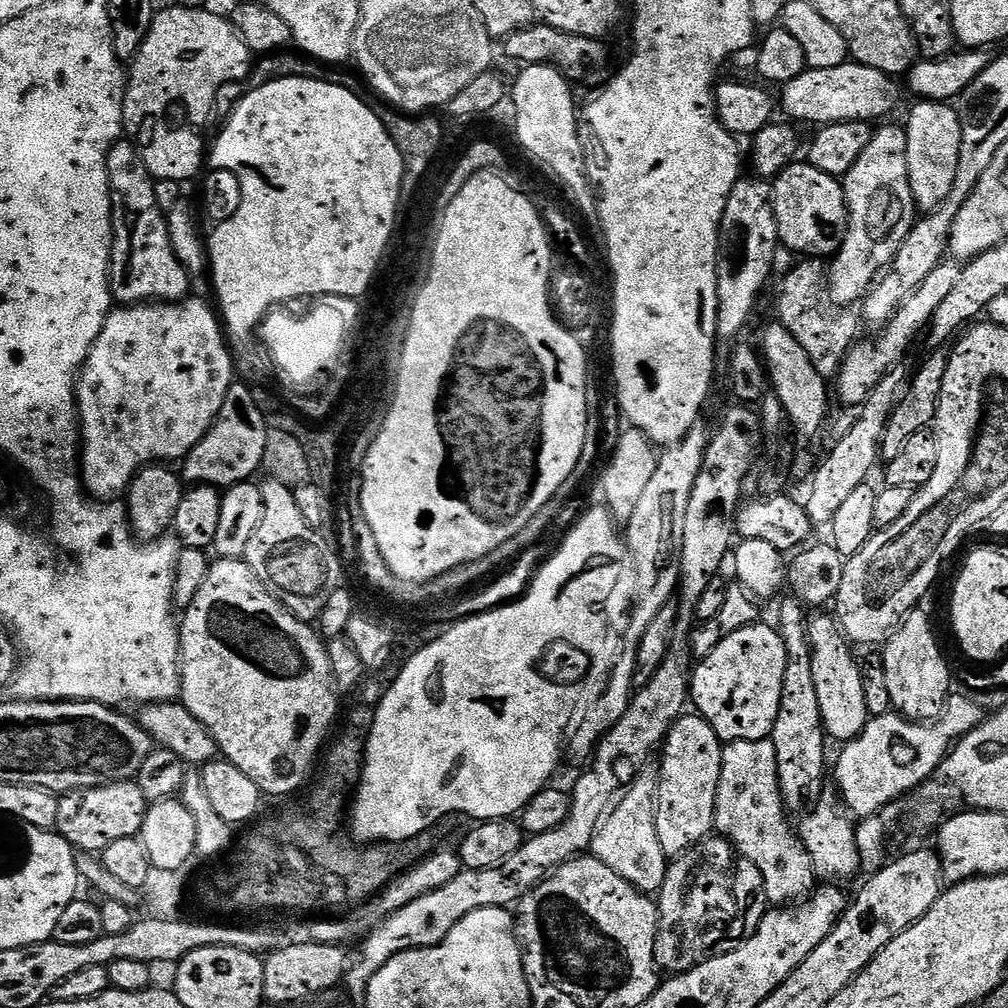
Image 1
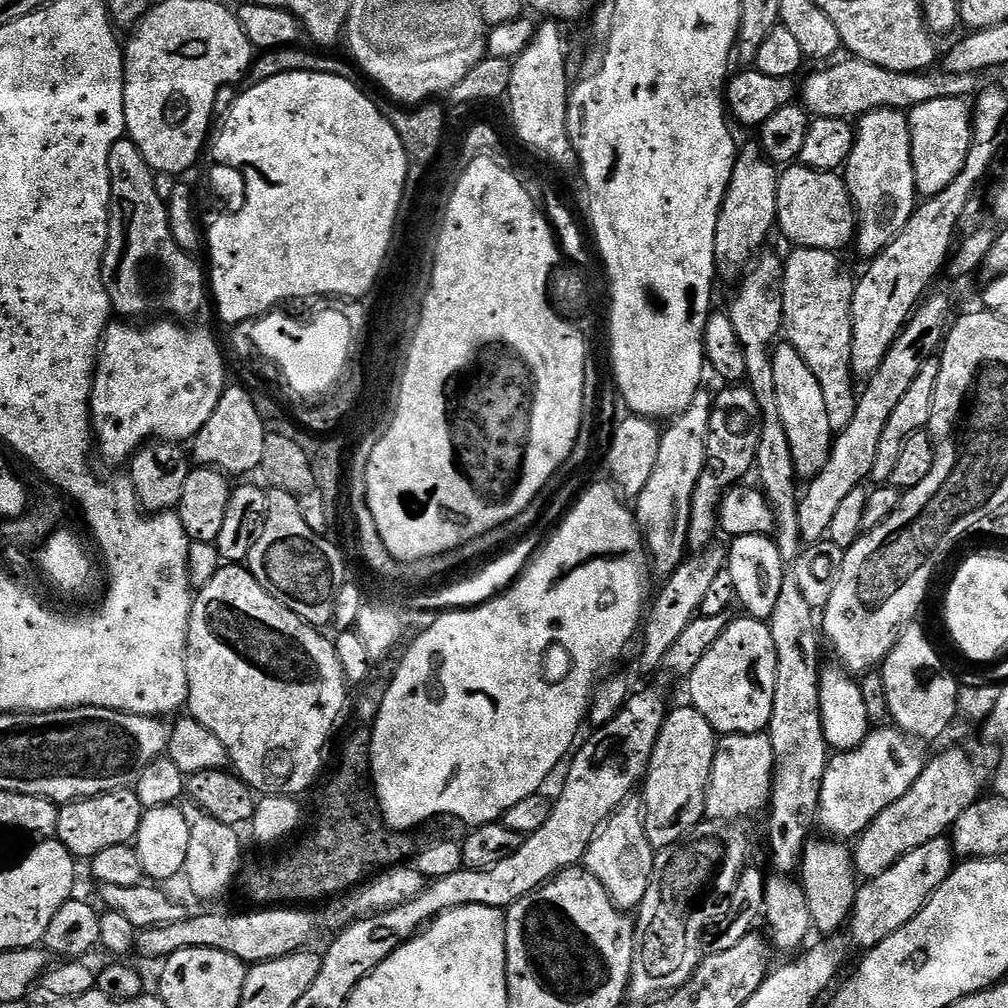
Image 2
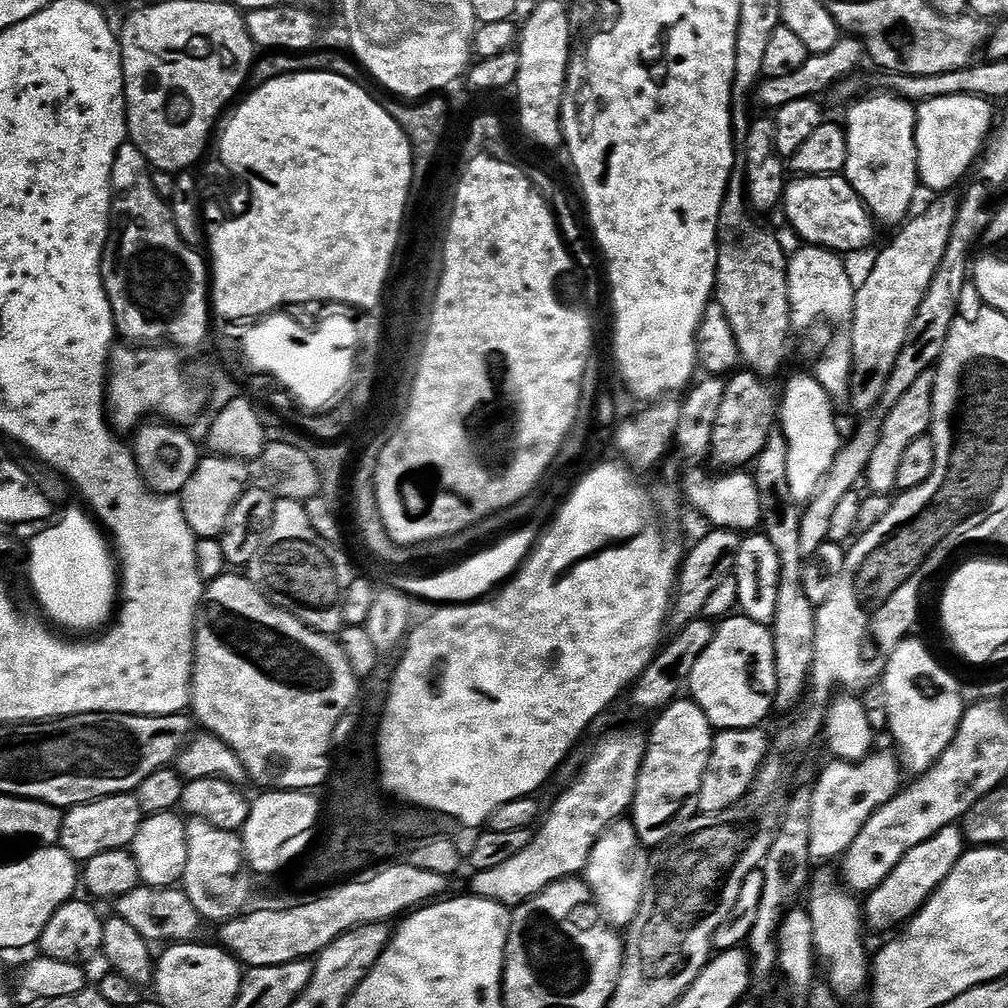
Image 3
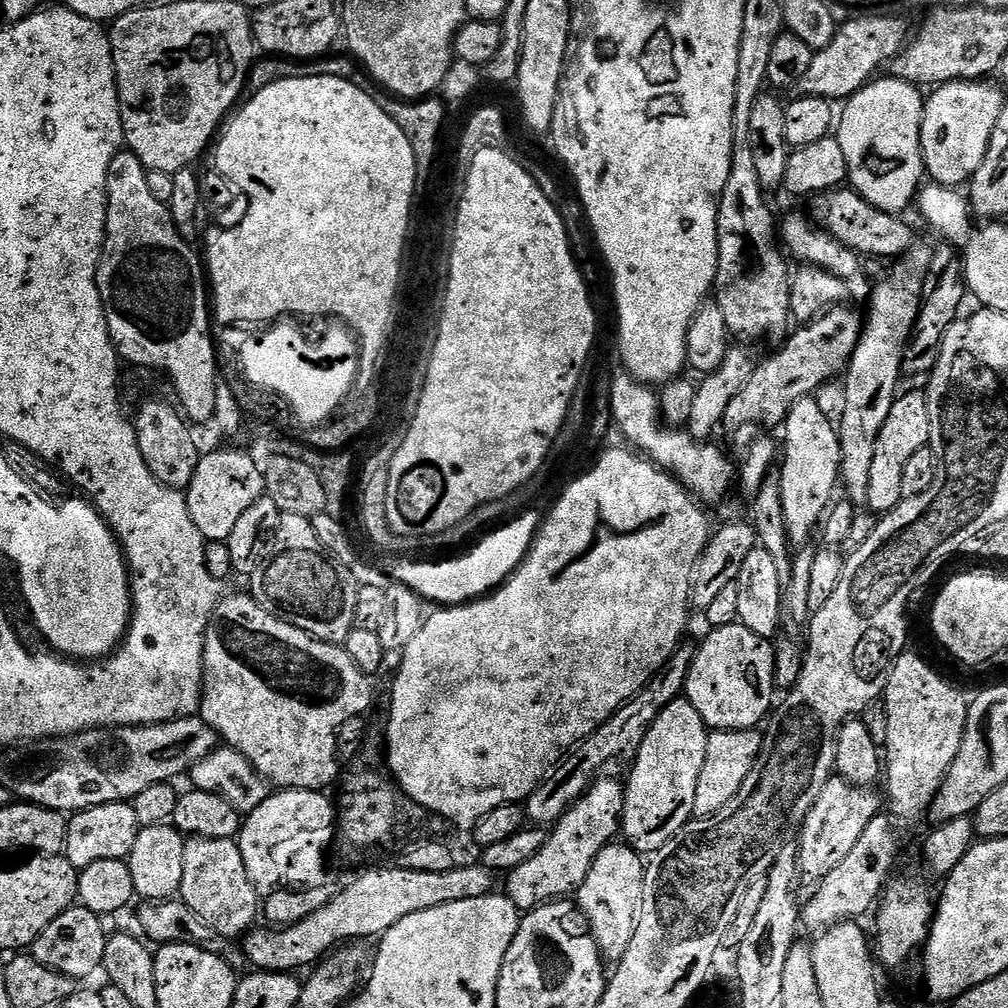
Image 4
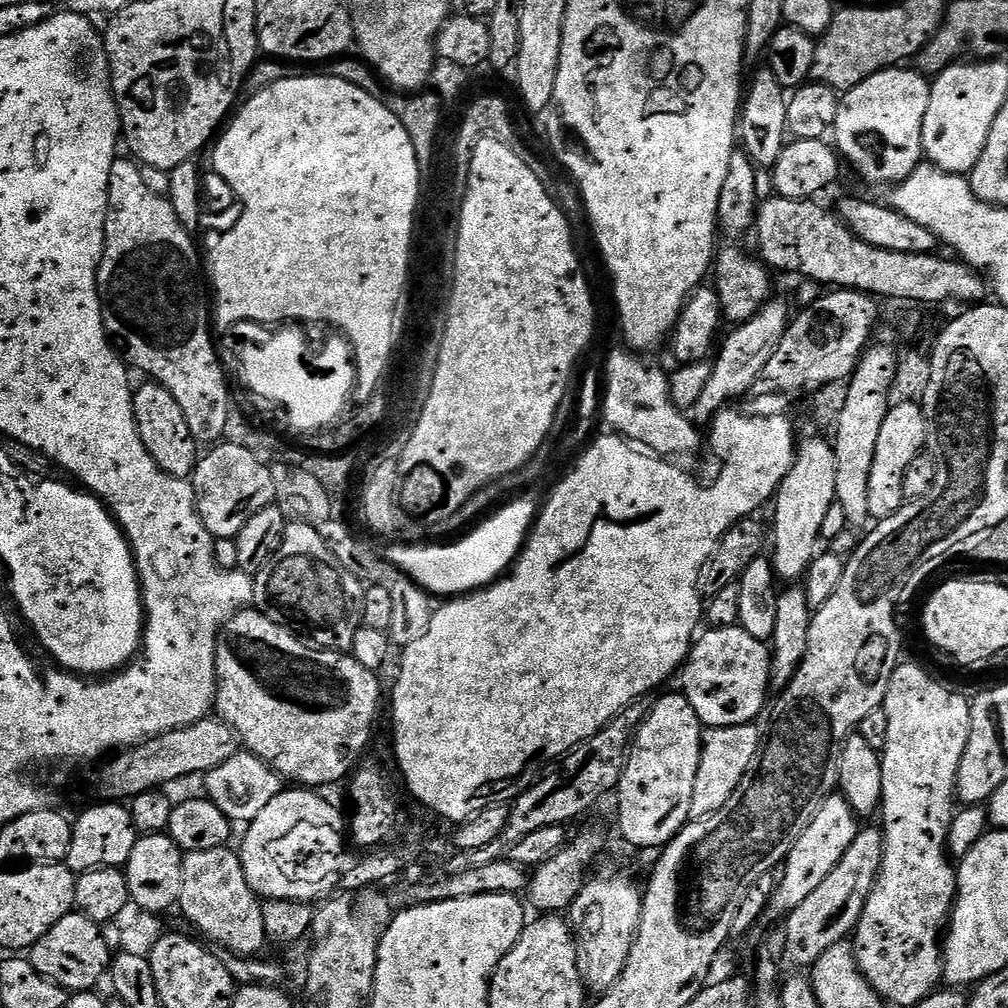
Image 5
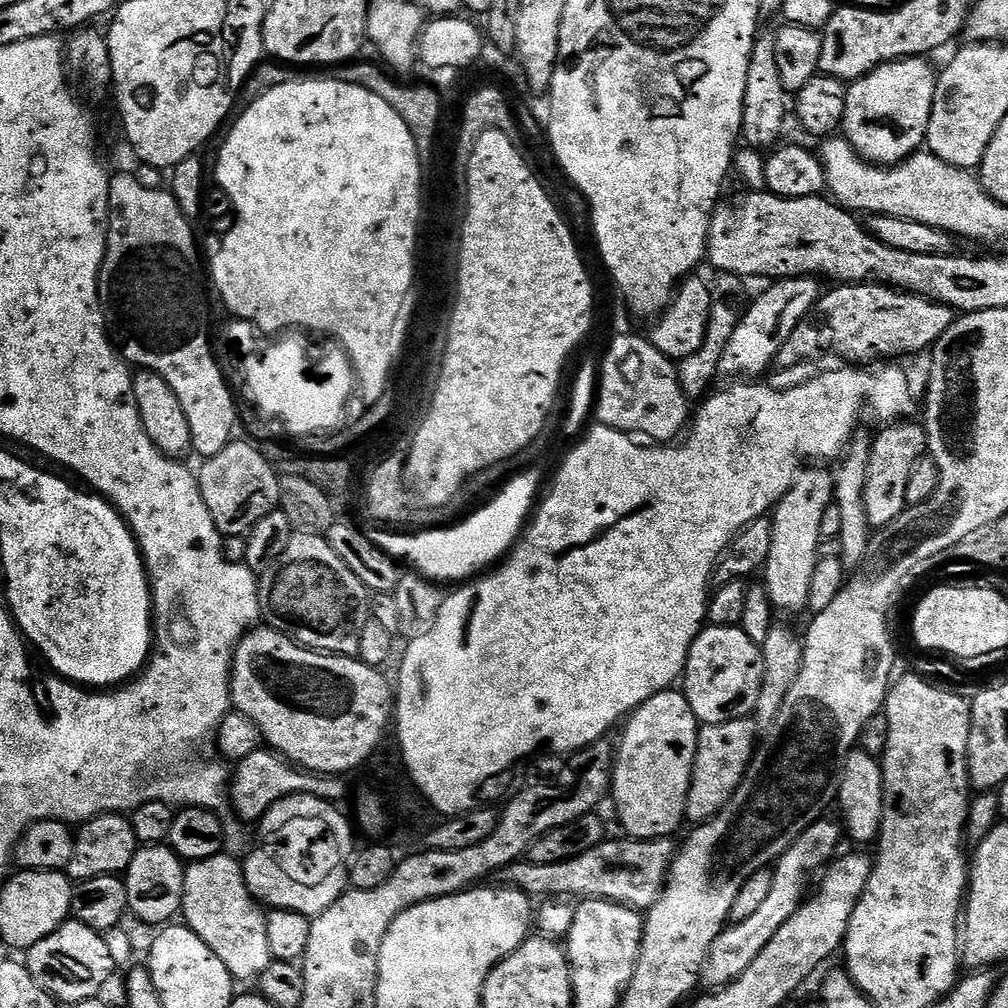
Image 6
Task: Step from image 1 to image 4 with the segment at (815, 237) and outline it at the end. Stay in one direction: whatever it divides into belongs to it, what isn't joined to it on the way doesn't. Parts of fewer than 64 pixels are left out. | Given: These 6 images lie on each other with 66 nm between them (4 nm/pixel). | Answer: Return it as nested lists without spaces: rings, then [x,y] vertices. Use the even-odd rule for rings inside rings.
[[[851,187],[822,192],[811,197],[812,212],[810,216],[824,231],[829,232],[838,242],[847,248],[853,248],[863,257],[868,256],[902,256],[914,243],[912,228],[899,215],[883,212],[867,204]]]

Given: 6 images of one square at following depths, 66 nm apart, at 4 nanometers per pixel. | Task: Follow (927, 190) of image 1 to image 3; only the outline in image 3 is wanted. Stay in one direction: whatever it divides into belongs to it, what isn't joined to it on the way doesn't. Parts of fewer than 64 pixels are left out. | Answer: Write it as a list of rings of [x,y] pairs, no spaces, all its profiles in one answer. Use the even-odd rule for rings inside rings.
[[[943,96],[923,101],[916,108],[918,180],[936,192],[932,194],[951,193],[952,187],[973,171],[994,128],[992,107],[993,101],[982,96]]]

